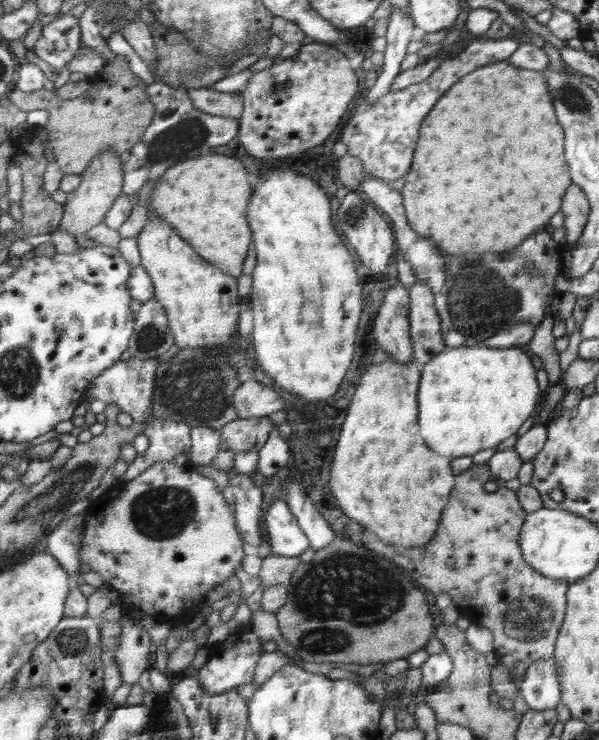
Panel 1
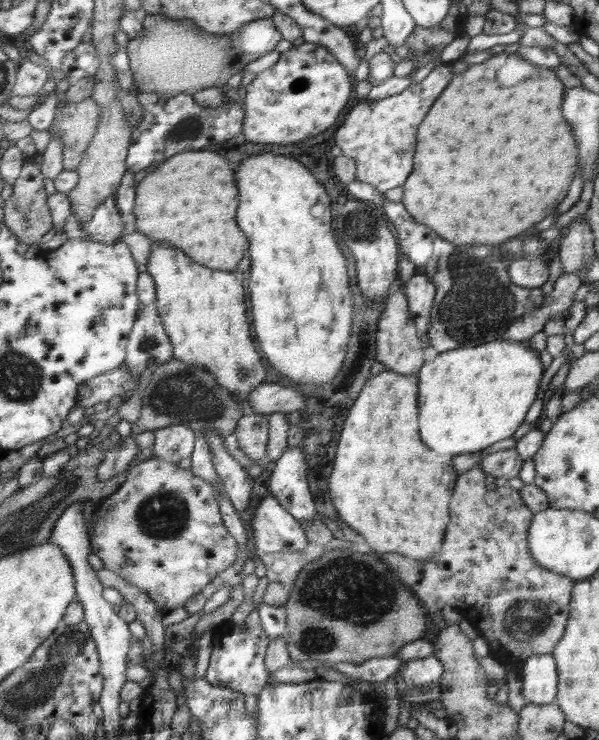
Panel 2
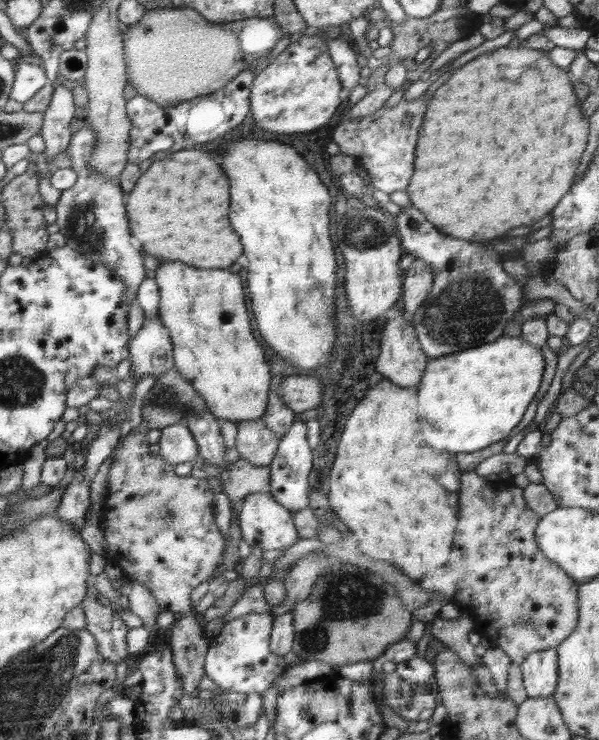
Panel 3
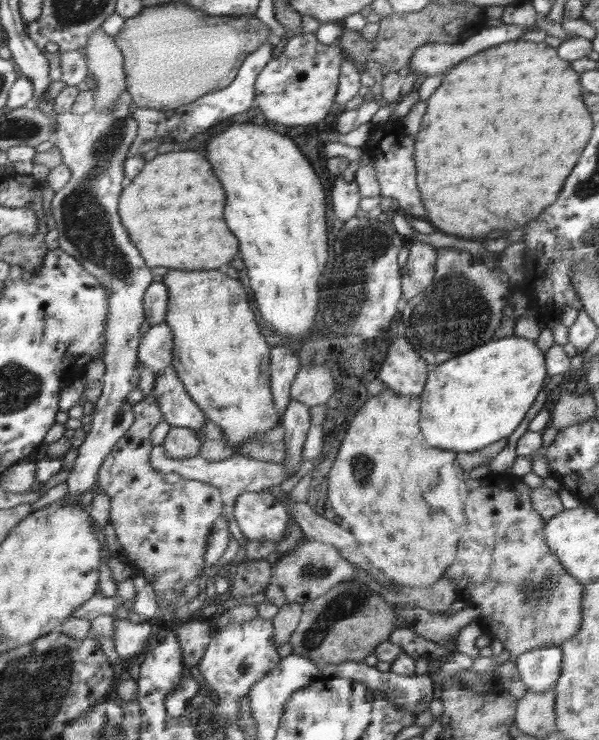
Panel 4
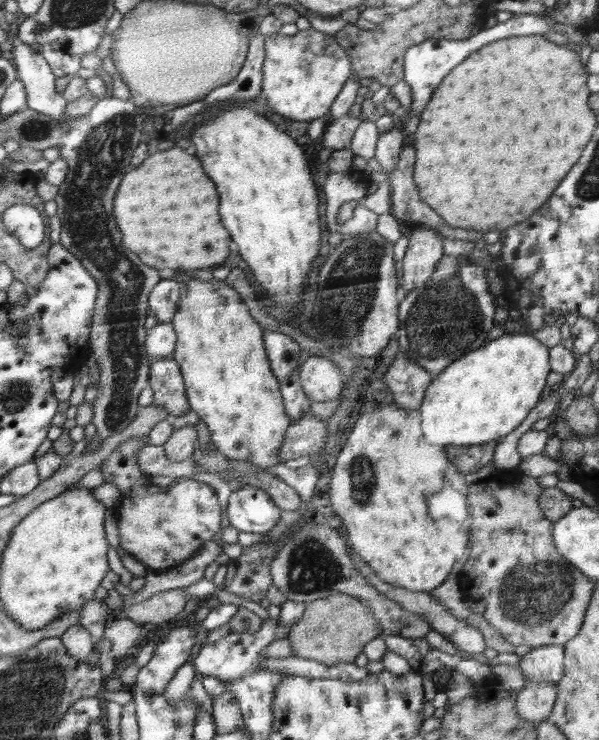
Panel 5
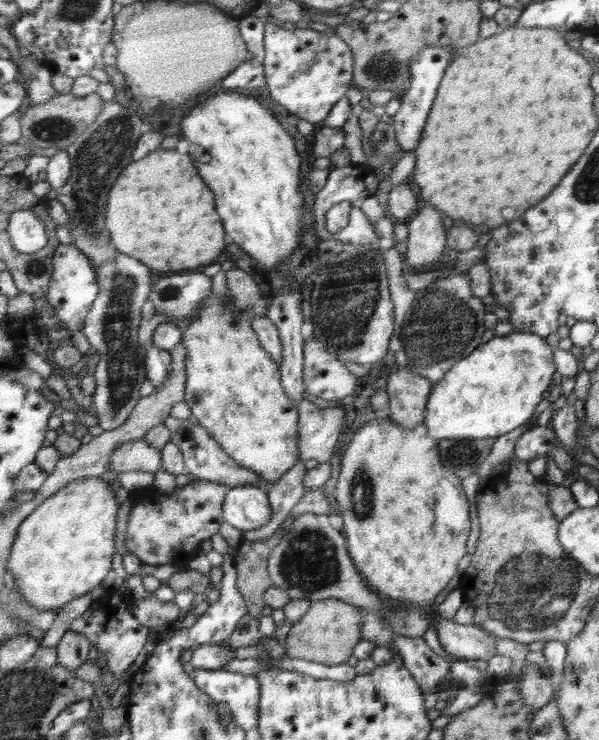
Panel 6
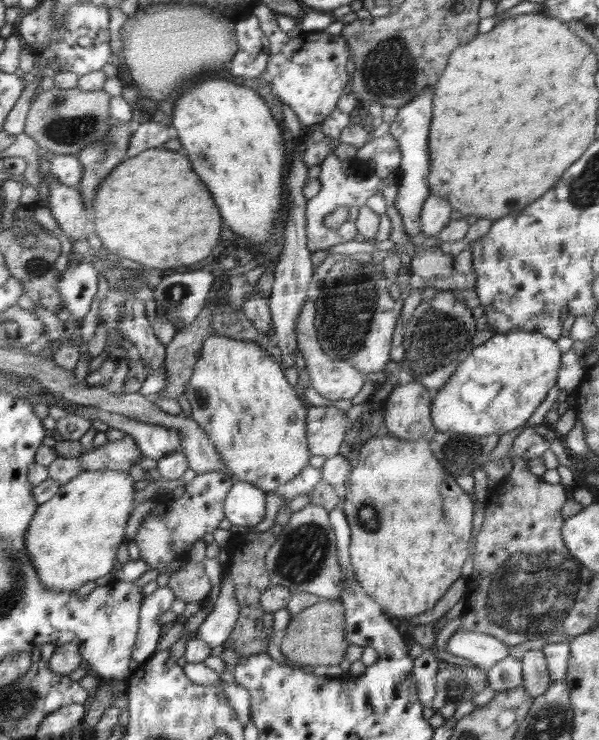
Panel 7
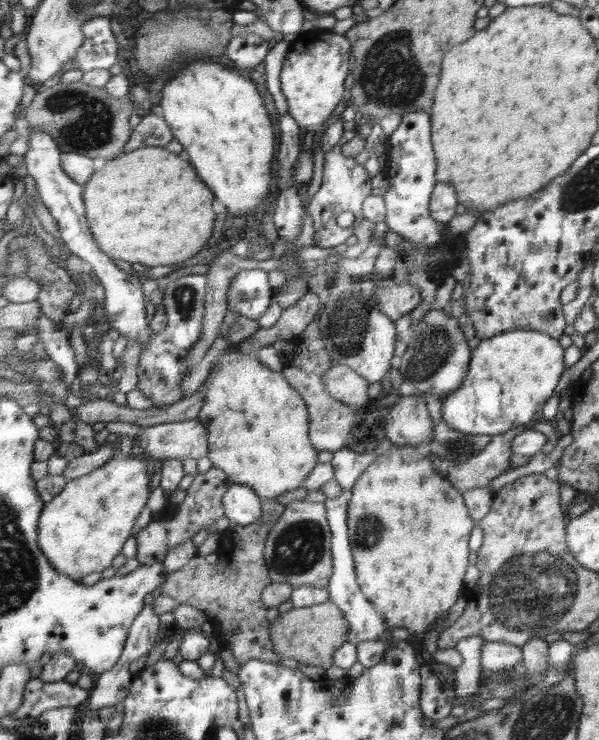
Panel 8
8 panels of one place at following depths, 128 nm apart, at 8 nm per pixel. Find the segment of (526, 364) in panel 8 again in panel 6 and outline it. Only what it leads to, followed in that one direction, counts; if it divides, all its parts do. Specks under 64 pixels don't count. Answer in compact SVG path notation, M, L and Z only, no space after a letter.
M531 332L510 333L508 335L494 338L470 358L464 358L458 362L442 380L433 385L433 390L429 394L428 406L425 410L424 424L430 426L430 434L434 434L434 439L442 438L496 438L518 428L520 425L534 414L538 402L542 400L542 394L548 390L554 374L554 364L552 364L552 346L544 342L544 337Z

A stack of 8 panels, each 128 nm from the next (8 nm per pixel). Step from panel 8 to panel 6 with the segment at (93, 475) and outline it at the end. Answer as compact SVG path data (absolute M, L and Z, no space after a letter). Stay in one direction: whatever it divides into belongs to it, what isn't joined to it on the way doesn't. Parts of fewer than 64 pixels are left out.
M100 477L78 478L22 523L9 558L9 574L26 602L38 610L61 611L106 578L114 558L118 510L114 493Z

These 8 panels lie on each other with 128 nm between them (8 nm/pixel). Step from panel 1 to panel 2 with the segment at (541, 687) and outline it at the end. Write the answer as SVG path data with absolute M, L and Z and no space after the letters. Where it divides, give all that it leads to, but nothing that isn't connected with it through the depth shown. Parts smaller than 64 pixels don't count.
M552 653L530 657L522 672L522 695L534 705L553 703L559 674Z

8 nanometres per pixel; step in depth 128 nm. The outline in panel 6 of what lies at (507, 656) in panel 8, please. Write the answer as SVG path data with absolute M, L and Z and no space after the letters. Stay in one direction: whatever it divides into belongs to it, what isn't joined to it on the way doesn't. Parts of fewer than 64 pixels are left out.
M438 604L422 607L423 612L436 632L440 644L452 659L475 659L488 661L496 655L494 637L472 622L456 623L454 618L434 615Z

